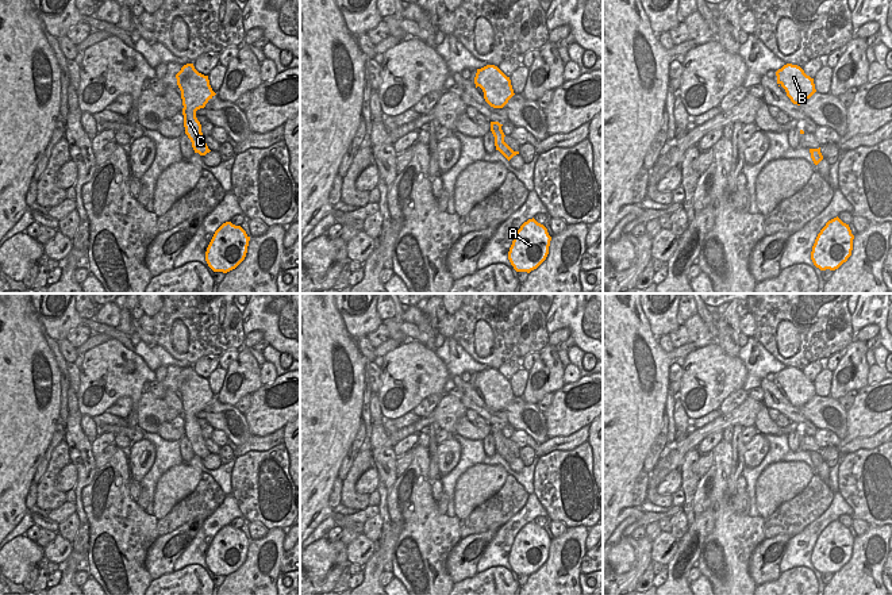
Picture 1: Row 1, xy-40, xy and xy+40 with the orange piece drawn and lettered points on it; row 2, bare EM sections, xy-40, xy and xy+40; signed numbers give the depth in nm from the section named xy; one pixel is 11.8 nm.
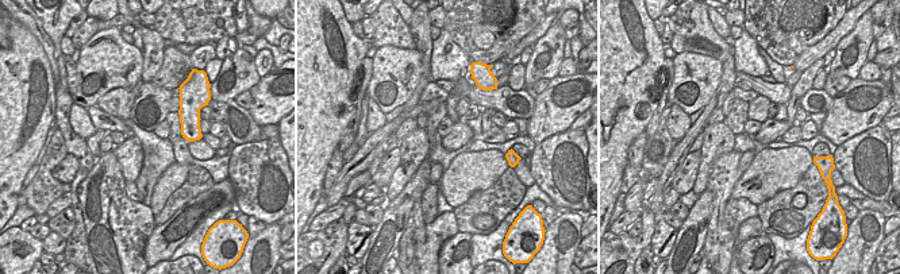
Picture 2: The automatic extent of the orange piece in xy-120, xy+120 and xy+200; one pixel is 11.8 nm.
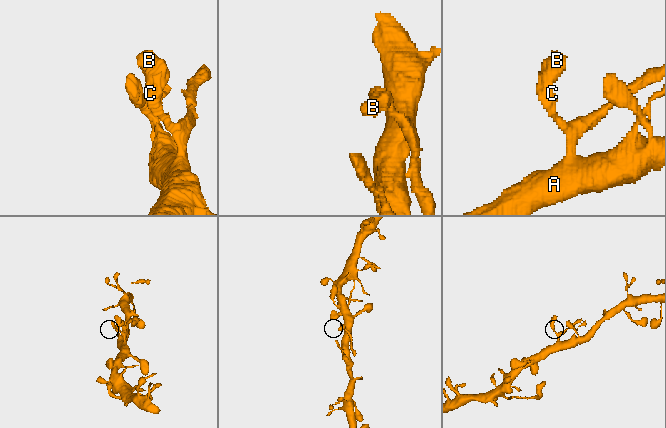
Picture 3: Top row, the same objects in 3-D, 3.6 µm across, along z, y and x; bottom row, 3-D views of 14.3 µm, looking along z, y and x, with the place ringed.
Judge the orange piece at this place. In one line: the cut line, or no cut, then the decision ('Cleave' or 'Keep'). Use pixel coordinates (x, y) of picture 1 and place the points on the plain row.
No split. Keep.

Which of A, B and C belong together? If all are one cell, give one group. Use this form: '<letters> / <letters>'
A B C

